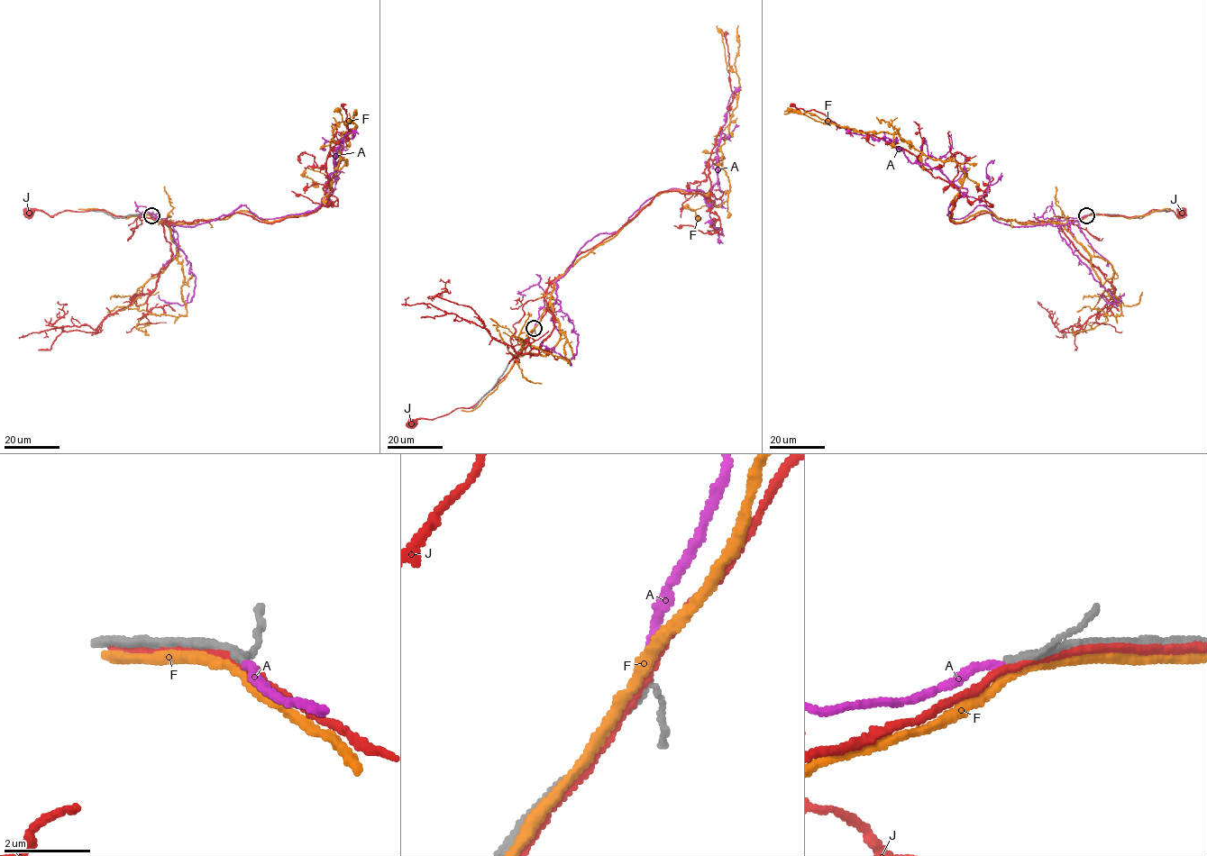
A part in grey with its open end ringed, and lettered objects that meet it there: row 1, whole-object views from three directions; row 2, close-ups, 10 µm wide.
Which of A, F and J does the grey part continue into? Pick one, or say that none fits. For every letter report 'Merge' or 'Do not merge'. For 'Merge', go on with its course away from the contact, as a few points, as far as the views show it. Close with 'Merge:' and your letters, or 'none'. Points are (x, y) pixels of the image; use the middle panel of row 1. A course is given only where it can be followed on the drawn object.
A: Merge. Its course: (534, 328), (577, 252), (616, 232), (647, 200), (672, 188), (700, 190), (708, 208), (726, 105), (741, 86)
F: Do not merge
J: Do not merge
Merge: A

